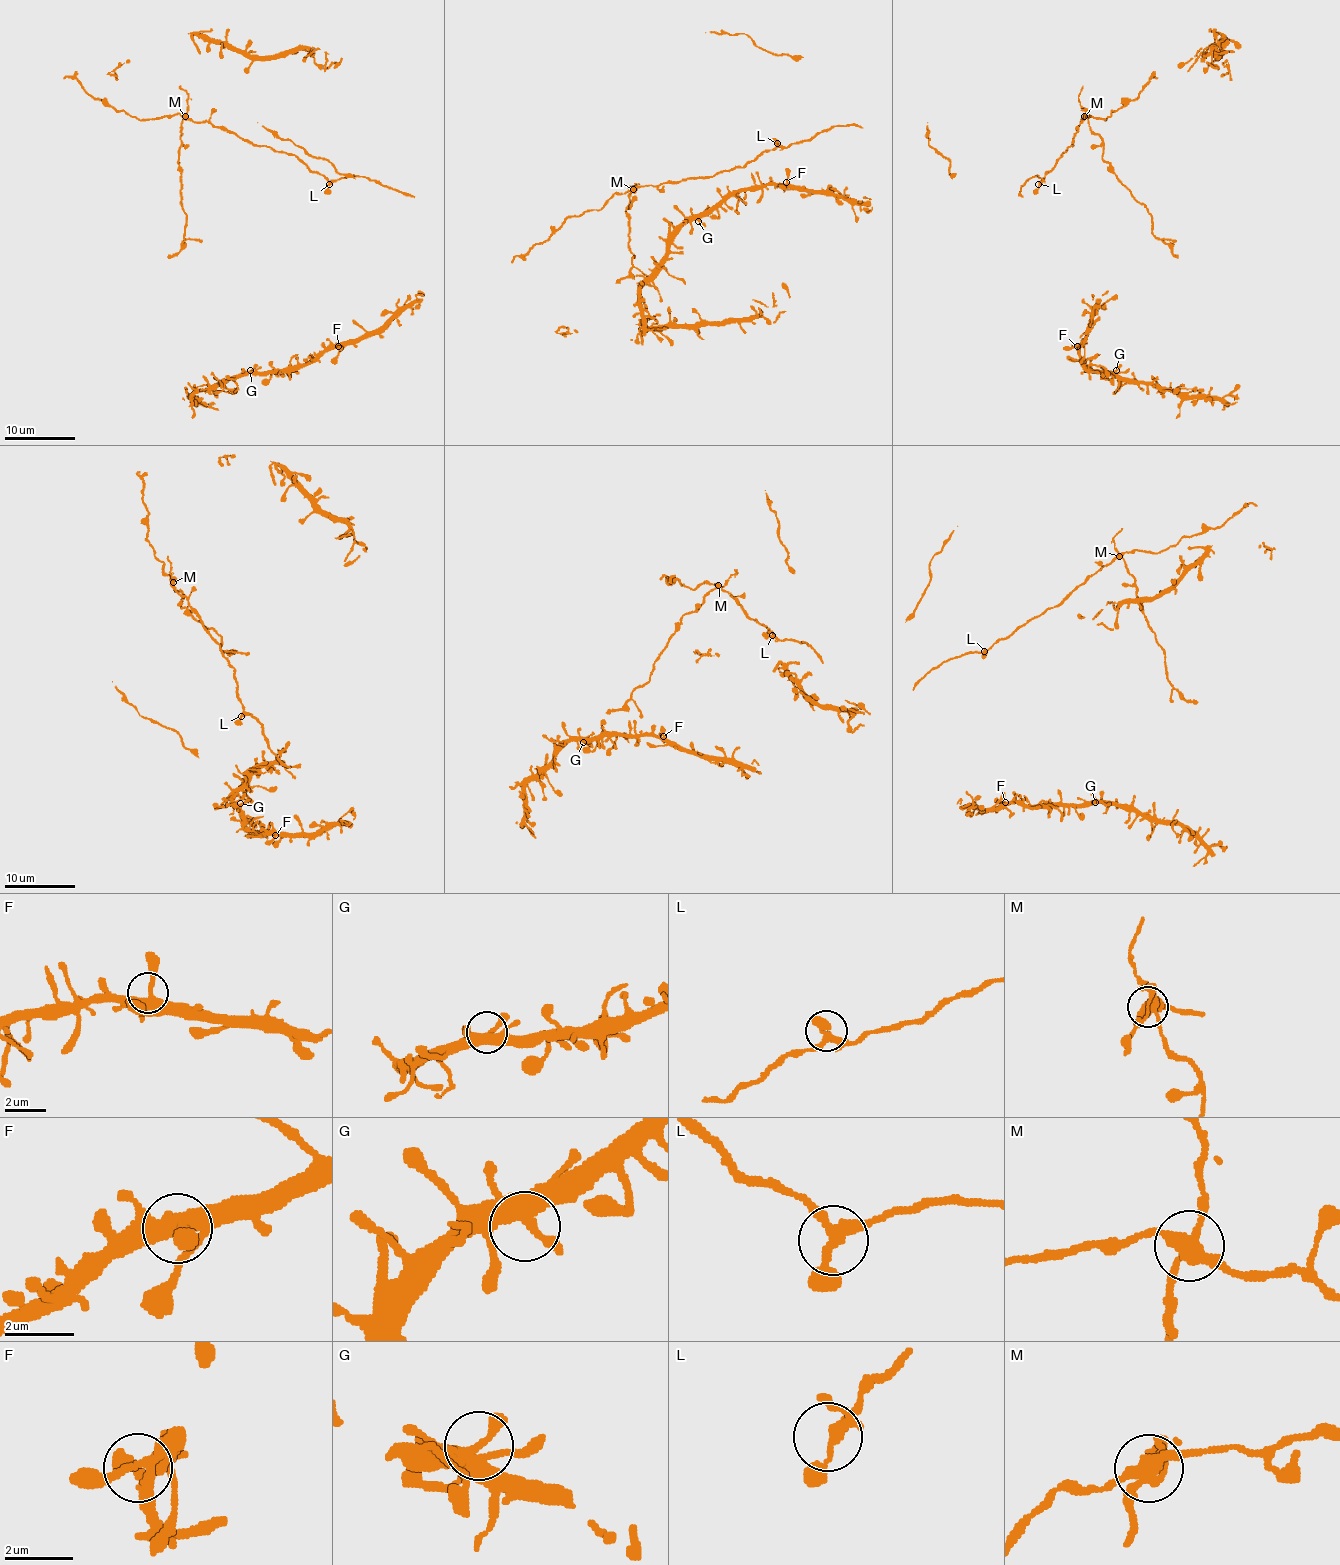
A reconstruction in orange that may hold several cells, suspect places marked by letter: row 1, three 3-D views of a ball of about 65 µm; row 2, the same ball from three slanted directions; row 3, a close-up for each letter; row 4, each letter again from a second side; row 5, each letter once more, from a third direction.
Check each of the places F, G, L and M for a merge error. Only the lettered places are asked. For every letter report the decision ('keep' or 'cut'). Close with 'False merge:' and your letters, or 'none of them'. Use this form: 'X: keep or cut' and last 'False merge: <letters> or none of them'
F: keep
G: keep
L: keep
M: cut
False merge: M

